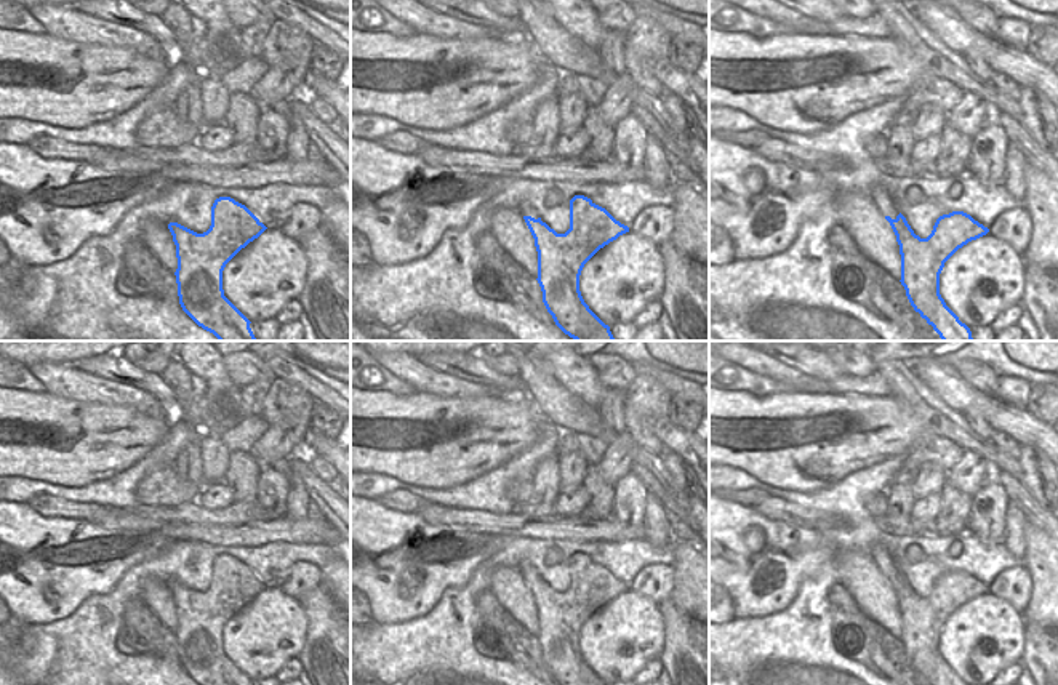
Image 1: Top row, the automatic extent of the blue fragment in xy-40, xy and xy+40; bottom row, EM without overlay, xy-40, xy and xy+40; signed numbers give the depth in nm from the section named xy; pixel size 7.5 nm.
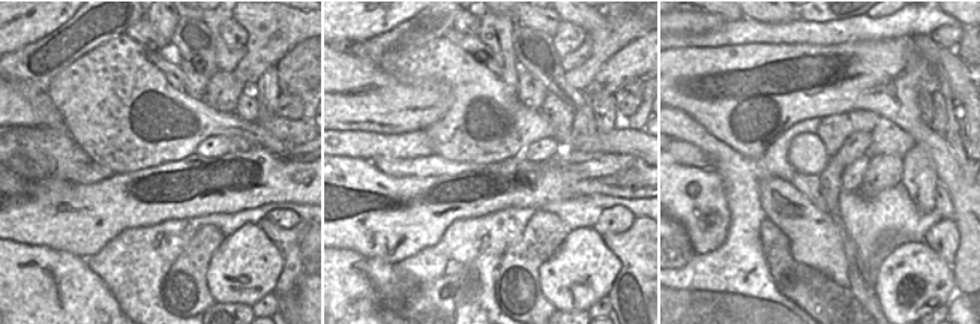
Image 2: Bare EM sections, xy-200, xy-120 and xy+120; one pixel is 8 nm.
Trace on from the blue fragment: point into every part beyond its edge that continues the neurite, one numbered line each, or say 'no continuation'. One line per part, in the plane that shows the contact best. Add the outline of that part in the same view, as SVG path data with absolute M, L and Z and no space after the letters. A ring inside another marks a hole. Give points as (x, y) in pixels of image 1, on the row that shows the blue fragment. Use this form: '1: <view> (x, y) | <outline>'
no continuation

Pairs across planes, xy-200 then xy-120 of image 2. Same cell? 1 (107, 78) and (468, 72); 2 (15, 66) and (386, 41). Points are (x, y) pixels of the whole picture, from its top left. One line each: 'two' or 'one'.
1: one
2: one

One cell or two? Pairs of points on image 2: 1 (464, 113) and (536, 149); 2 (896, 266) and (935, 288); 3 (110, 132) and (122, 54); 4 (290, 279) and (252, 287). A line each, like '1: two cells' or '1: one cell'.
1: two cells
2: one cell
3: one cell
4: two cells

